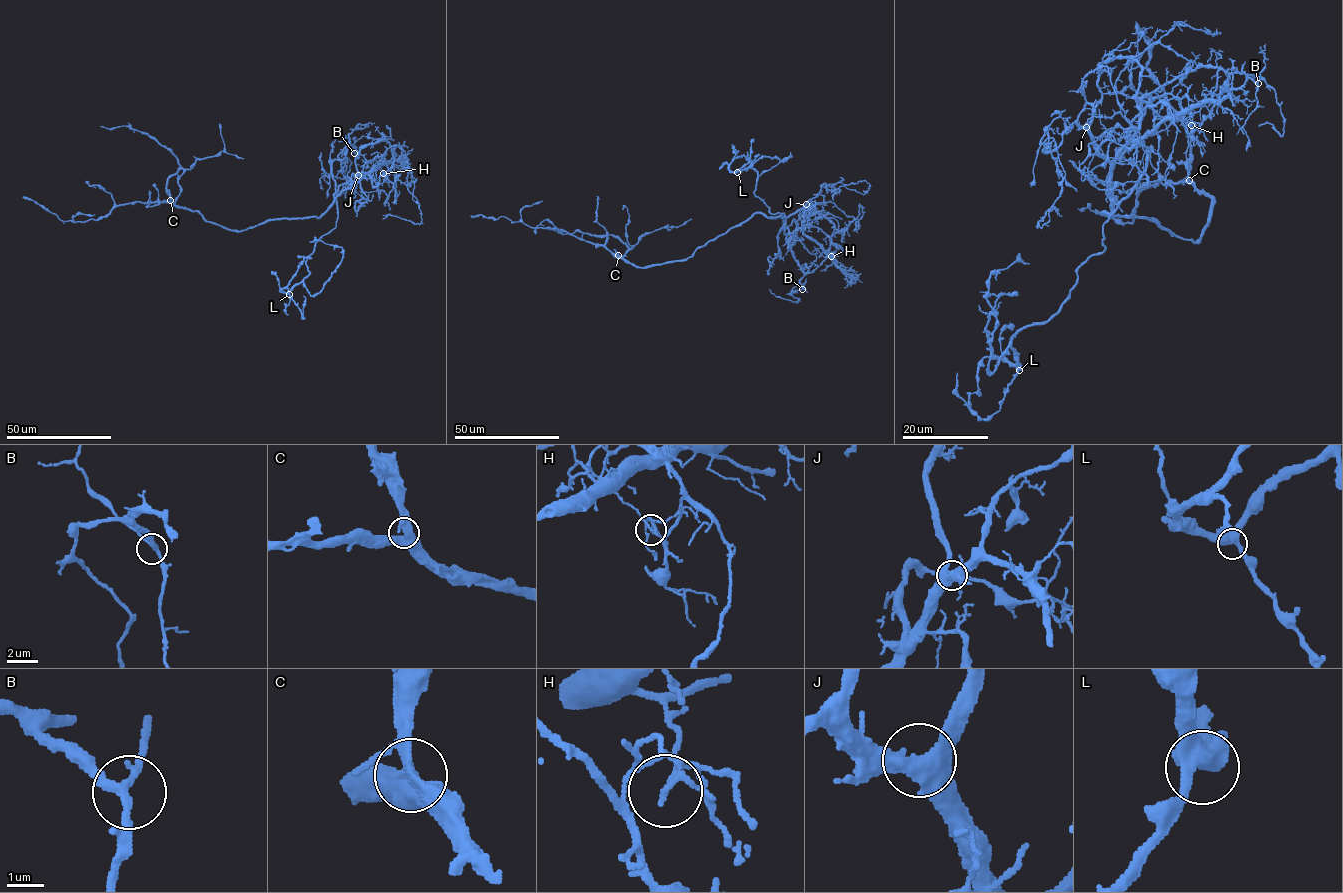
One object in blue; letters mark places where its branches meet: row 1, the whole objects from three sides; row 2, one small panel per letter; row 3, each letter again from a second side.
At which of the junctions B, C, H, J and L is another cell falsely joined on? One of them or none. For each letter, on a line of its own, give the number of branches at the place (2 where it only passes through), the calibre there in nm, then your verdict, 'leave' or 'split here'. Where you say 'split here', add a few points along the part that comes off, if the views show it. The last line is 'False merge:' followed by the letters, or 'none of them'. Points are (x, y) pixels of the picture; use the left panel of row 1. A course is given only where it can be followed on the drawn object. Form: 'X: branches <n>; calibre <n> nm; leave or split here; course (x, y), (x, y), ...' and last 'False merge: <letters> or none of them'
B: branches 3; calibre 240 nm; leave
C: branches 3; calibre 360 nm; leave
H: branches 4; calibre 110 nm; split here; course (384, 174), (374, 168), (338, 188), (336, 226), (306, 261), (303, 284), (313, 295), (343, 249), (309, 242)
J: branches 3; calibre 440 nm; leave
L: branches 3; calibre 480 nm; leave
False merge: H

